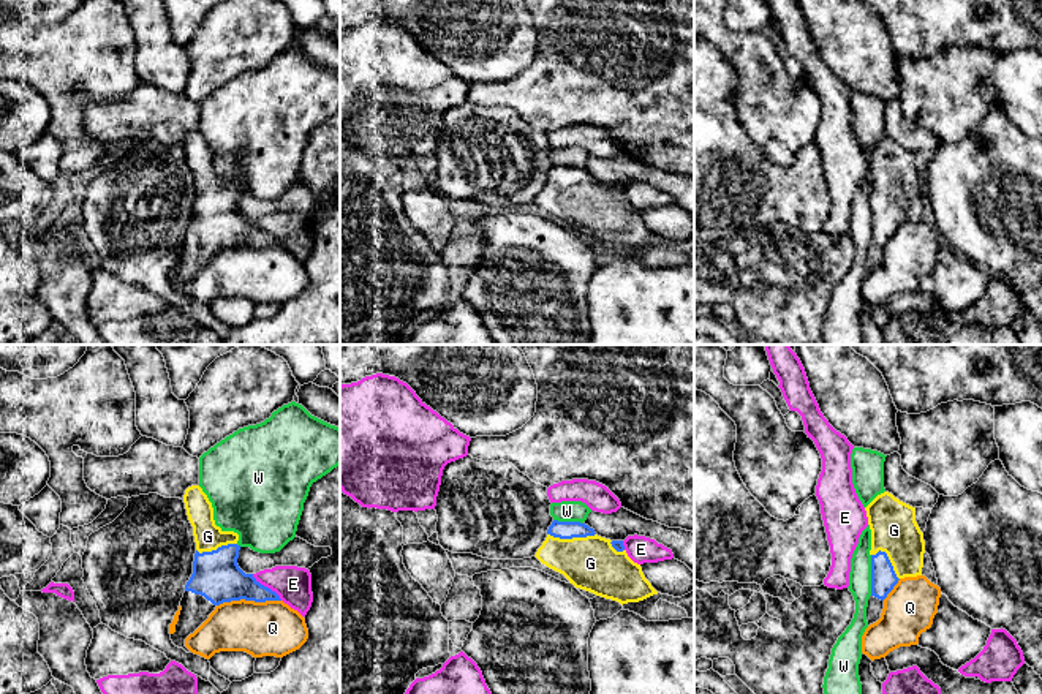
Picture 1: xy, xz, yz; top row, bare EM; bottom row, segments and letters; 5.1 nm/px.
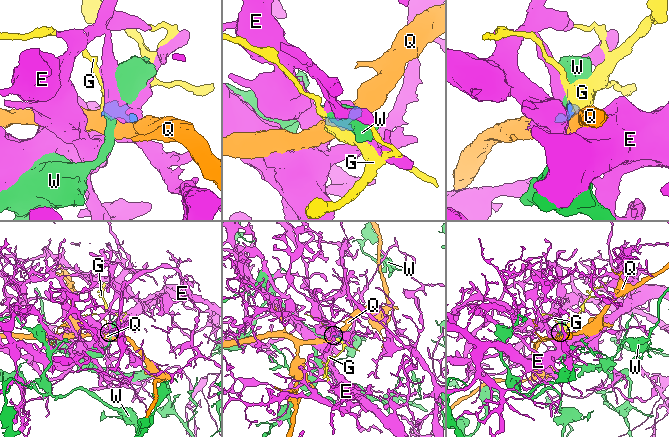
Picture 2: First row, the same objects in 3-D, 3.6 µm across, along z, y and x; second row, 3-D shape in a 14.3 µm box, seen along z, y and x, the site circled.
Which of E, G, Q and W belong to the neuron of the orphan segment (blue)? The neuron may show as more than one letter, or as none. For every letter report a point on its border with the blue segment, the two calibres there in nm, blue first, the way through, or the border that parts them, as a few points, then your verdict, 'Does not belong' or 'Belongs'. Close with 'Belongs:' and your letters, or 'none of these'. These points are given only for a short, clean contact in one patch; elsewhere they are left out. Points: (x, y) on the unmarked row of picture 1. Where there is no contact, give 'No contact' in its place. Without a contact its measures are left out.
E: Touches blue at xy (266, 233). Thickness 240 nm (blue) against 180 nm. Does not belong
G: Touches blue at xz (571, 184). Thickness 100 nm (blue) against 280 nm. Belongs
Q: Touches blue at xy (249, 245). Thickness 240 nm (blue) against 280 nm. Does not belong
W: Touches blue at yz (872, 222). Thickness 130 nm (blue) against 110 nm. Does not belong
Belongs: G

